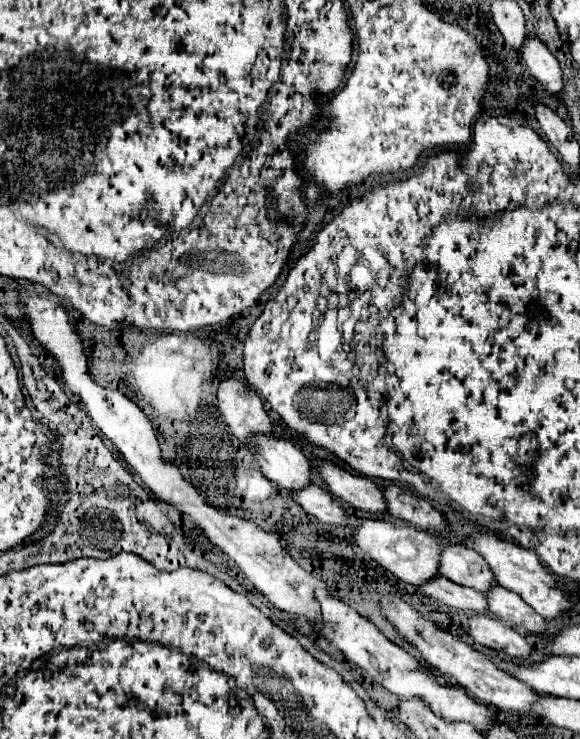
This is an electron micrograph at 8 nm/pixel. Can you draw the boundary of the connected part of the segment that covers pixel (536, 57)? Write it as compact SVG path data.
M529 36L521 48L521 56L525 60L525 64L529 66L531 74L541 82L541 86L555 96L561 96L563 92L563 72L561 66L557 62L557 58L549 52L549 48L539 42L535 36Z

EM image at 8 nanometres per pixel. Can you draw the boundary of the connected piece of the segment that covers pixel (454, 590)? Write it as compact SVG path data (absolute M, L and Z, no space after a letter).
M439 576L437 580L429 580L427 584L419 586L417 590L447 606L463 610L463 612L471 612L471 614L487 612L487 600L481 592L475 592L473 588L467 588L467 586L459 586L447 580L445 576Z

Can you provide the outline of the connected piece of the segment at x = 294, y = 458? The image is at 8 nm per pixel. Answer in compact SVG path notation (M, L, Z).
M259 436L255 460L261 464L265 478L289 492L307 488L311 484L311 464L289 440Z

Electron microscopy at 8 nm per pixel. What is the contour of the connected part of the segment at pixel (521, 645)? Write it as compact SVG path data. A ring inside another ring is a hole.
M473 616L471 618L471 638L489 648L489 650L497 650L503 652L511 658L529 658L533 652L533 646L525 640L525 636L521 636L515 628L497 622L489 616Z

